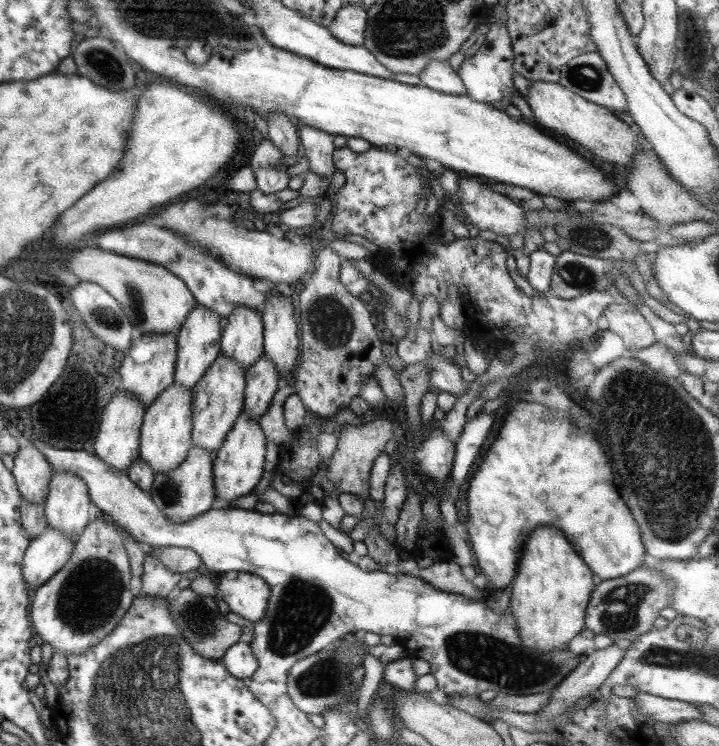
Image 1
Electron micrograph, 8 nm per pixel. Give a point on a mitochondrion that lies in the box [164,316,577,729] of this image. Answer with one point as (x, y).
(491, 659)

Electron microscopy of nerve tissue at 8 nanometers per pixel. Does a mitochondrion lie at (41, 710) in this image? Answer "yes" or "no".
no

